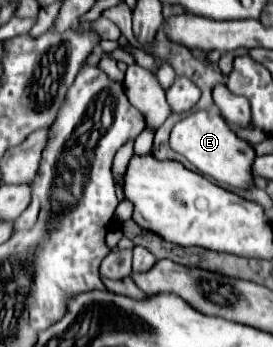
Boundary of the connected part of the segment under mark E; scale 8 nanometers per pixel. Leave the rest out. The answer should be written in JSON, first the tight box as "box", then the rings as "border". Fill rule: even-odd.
{"box":[171,111,255,187],"border":[[[193,111],[181,121],[175,123],[171,131],[171,149],[181,153],[187,161],[191,161],[197,171],[215,179],[217,183],[225,183],[231,187],[249,187],[253,181],[251,161],[255,159],[255,151],[249,143],[241,141],[225,123],[225,119],[213,111]]]}

